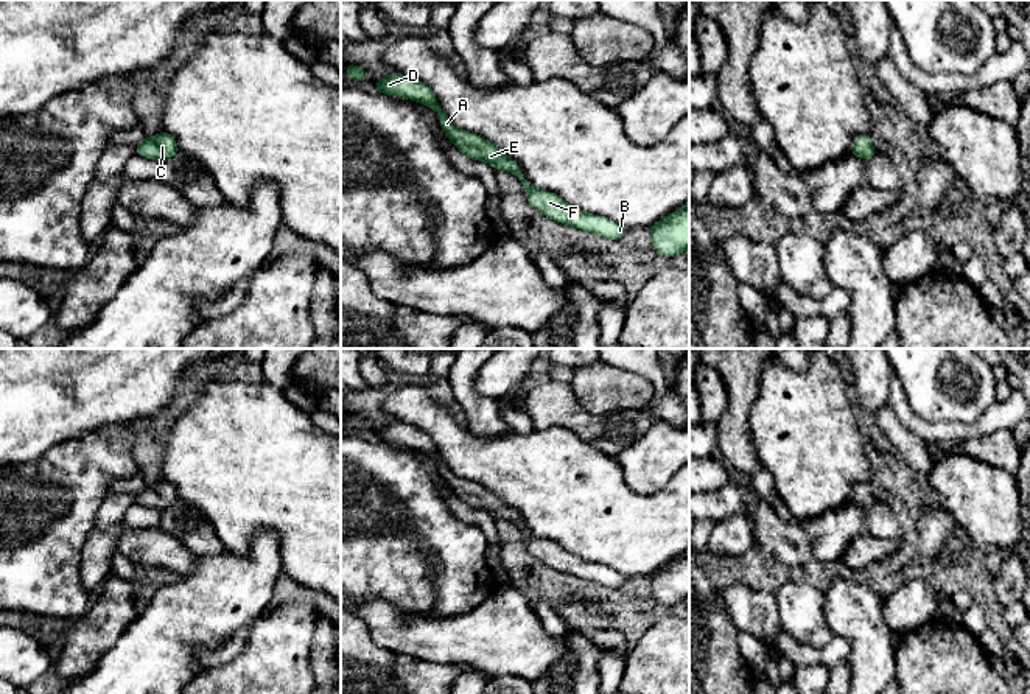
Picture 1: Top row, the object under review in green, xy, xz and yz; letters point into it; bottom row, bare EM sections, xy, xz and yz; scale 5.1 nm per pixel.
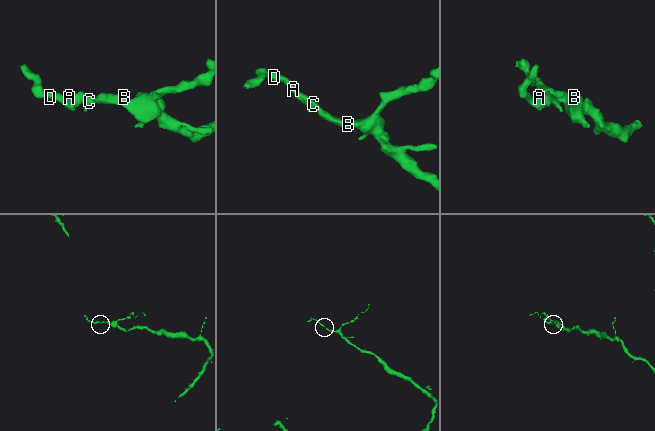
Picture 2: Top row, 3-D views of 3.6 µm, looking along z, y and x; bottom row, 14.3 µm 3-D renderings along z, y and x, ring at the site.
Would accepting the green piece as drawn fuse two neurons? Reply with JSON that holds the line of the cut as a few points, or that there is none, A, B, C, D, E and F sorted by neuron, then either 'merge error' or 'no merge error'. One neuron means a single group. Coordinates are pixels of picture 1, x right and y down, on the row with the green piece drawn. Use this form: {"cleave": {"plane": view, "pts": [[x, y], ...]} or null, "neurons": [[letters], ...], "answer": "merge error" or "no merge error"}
{"cleave": null, "neurons": [["A", "B", "C", "D", "E", "F"]], "answer": "no merge error"}

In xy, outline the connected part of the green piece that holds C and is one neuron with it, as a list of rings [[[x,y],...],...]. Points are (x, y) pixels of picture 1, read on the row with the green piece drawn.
[[[162,131],[154,137],[145,137],[135,148],[135,152],[145,156],[148,159],[157,160],[160,165],[165,163],[170,157],[173,157],[177,149],[176,138]]]

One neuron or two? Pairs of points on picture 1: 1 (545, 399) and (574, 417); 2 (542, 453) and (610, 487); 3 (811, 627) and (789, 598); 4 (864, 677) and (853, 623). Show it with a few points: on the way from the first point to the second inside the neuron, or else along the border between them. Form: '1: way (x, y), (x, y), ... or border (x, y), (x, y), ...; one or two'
1: way (553, 403), (567, 413); one
2: way (559, 470), (576, 487), (593, 487); one
3: way (805, 620), (797, 606); one
4: way (864, 663), (864, 637); one

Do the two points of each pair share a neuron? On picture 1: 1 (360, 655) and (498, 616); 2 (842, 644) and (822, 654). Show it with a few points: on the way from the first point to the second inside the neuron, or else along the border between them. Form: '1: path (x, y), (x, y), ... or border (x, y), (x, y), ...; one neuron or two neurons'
1: border (363, 620), (369, 637), (377, 644), (420, 658); two neurons
2: path (837, 649), (826, 654); one neuron

